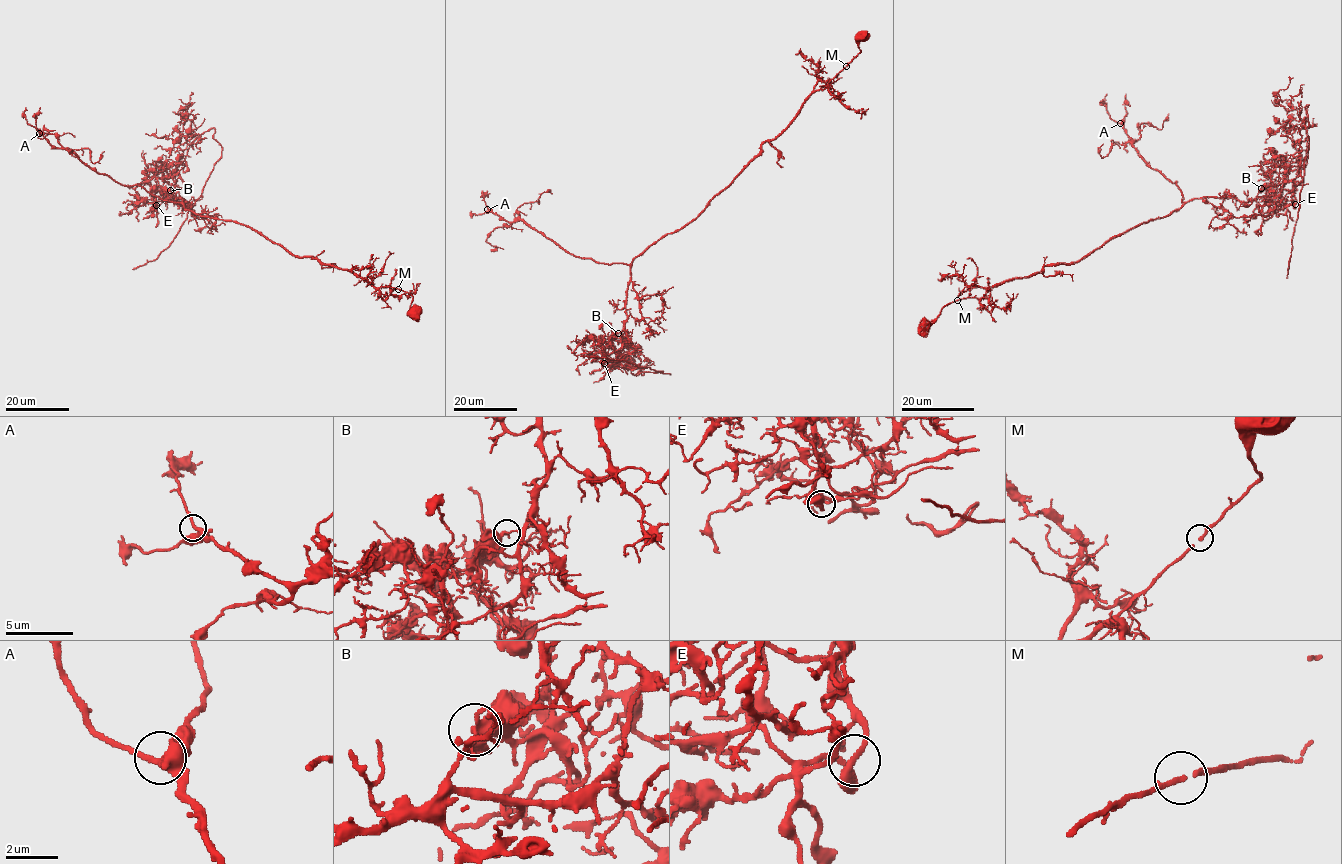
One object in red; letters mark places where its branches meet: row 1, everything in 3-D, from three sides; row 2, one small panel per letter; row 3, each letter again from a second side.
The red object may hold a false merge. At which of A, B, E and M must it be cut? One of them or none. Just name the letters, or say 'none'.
E

